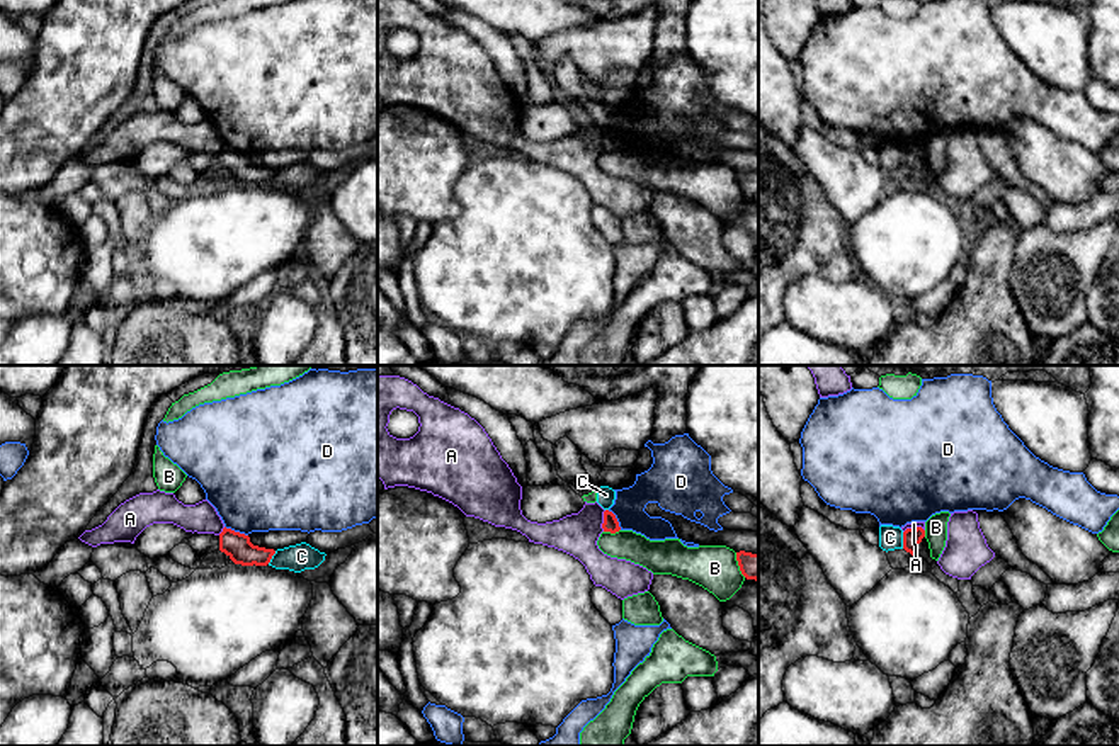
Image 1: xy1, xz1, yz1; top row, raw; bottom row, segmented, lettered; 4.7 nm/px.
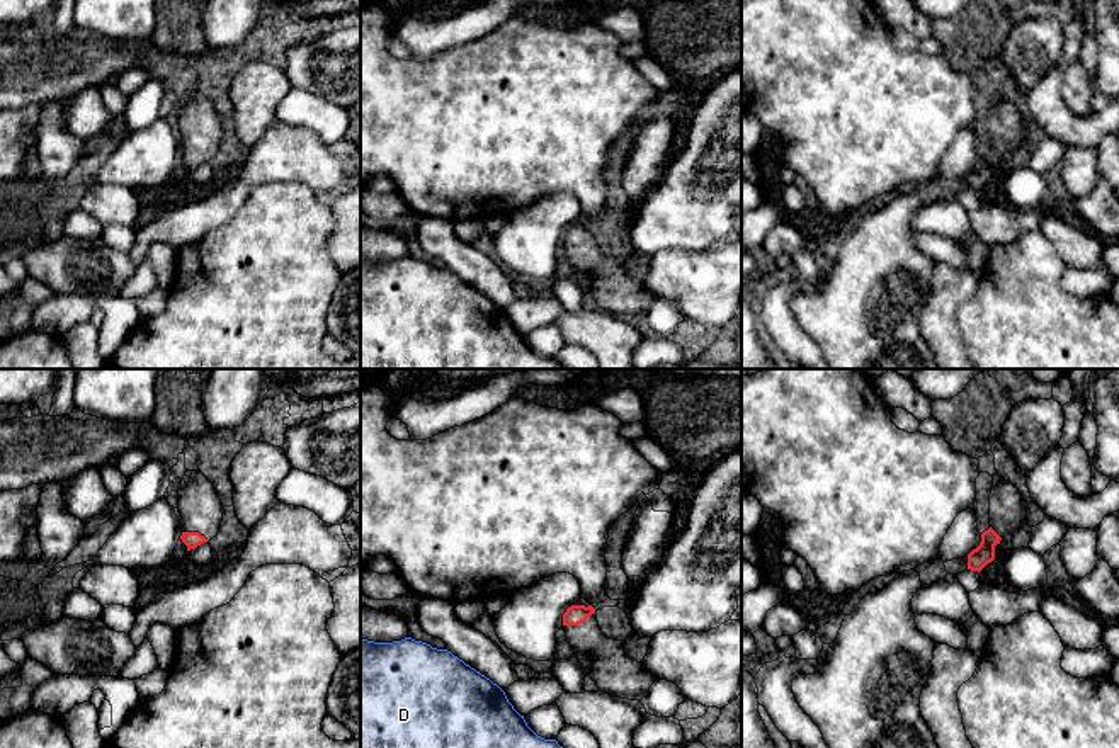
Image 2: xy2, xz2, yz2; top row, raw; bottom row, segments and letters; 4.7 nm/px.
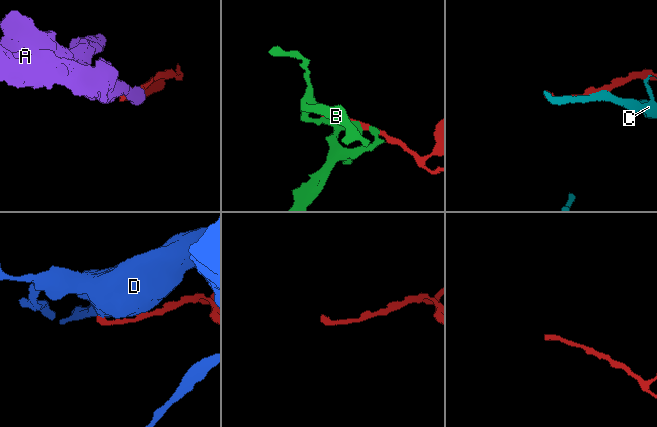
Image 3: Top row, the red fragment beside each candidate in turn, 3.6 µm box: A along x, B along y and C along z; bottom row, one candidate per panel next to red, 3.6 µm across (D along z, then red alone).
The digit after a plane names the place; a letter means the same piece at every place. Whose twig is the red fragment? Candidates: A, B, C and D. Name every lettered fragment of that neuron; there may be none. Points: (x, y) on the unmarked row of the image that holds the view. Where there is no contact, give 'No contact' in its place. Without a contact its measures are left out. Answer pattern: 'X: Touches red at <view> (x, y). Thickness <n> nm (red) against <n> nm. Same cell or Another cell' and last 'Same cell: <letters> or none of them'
A: Touches red at xz1 (604, 140). Thickness 70 nm (red) against 200 nm. Another cell
B: Touches red at xz1 (611, 152). Thickness 70 nm (red) against 160 nm. Another cell
C: Touches red at yz1 (903, 160). Thickness 90 nm (red) against 110 nm. Another cell
D: Touches red at xy1 (237, 152). Thickness 120 nm (red) against 460 nm. Another cell
Same cell: none of them

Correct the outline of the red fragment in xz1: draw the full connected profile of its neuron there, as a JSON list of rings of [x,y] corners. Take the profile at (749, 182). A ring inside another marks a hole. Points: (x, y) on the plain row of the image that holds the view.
[[[740,170],[736,172],[736,180],[747,199],[758,201],[758,173]]]

